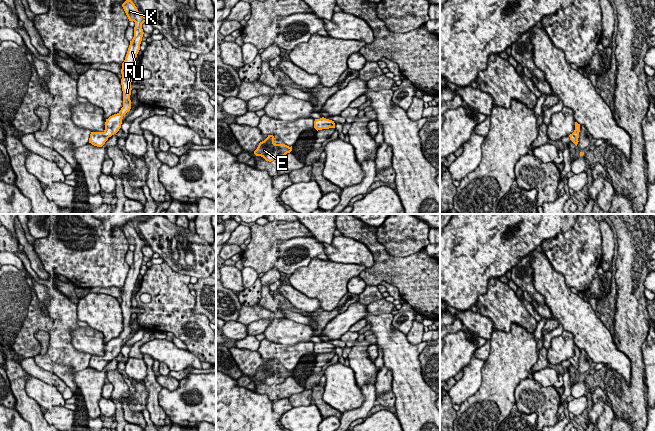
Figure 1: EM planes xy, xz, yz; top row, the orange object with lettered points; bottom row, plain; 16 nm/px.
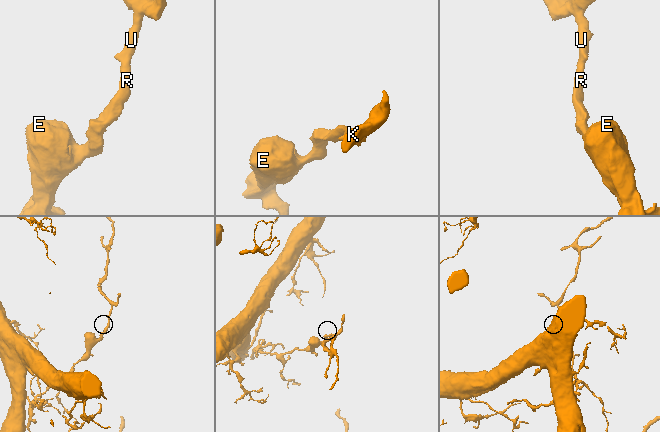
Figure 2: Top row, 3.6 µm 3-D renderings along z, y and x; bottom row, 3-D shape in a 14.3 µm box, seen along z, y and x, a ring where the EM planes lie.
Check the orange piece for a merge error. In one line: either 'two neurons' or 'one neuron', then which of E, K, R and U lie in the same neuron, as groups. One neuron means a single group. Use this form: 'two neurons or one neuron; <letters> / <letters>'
two neurons; E / K R U

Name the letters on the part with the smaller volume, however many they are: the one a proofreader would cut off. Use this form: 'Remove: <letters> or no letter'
Remove: K, R, U

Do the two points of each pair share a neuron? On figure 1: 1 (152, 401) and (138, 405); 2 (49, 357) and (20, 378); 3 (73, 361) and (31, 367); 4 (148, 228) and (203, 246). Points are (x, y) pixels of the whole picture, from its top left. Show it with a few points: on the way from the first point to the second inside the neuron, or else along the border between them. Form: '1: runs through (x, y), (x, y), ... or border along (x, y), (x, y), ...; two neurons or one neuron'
1: border along (144, 384), (147, 407); two neurons
2: border along (39, 354), (32, 357); two neurons
3: border along (33, 357), (40, 367), (52, 371), (59, 377); two neurons
4: runs through (163, 248), (179, 270), (191, 271), (196, 266); one neuron

